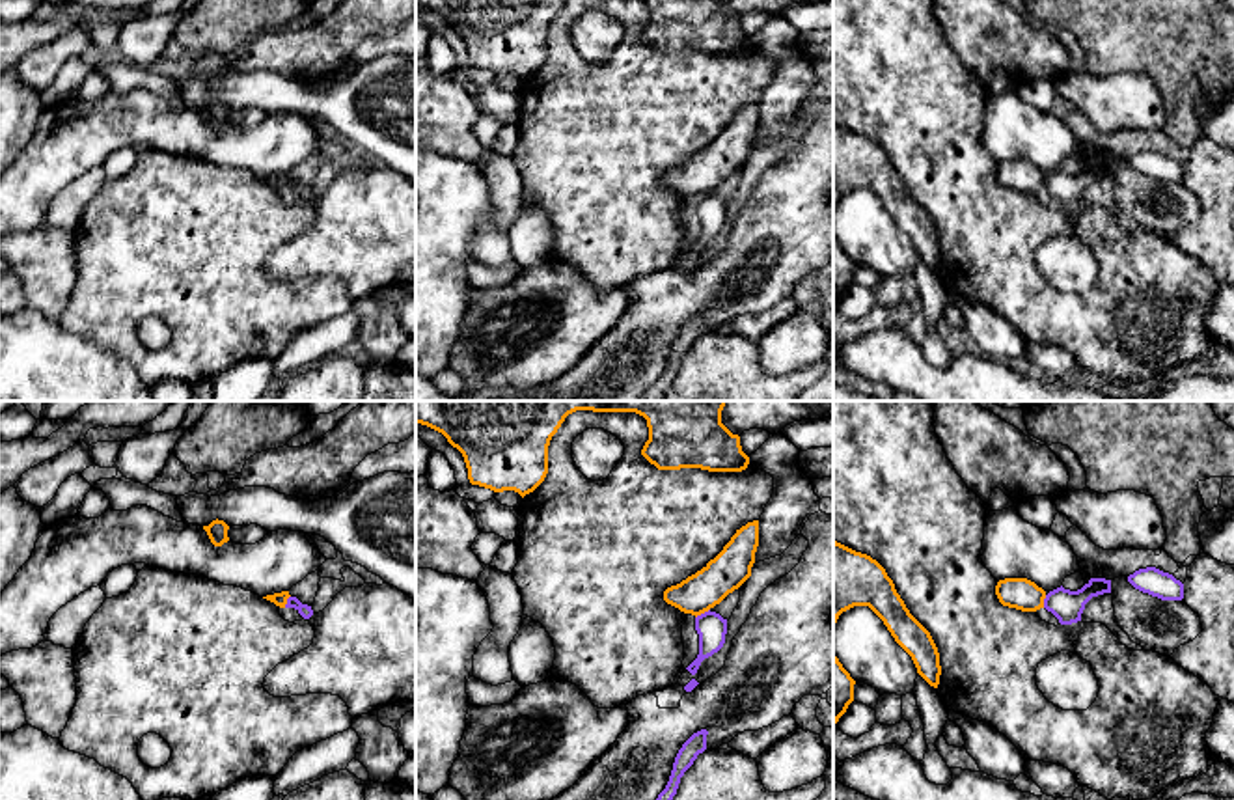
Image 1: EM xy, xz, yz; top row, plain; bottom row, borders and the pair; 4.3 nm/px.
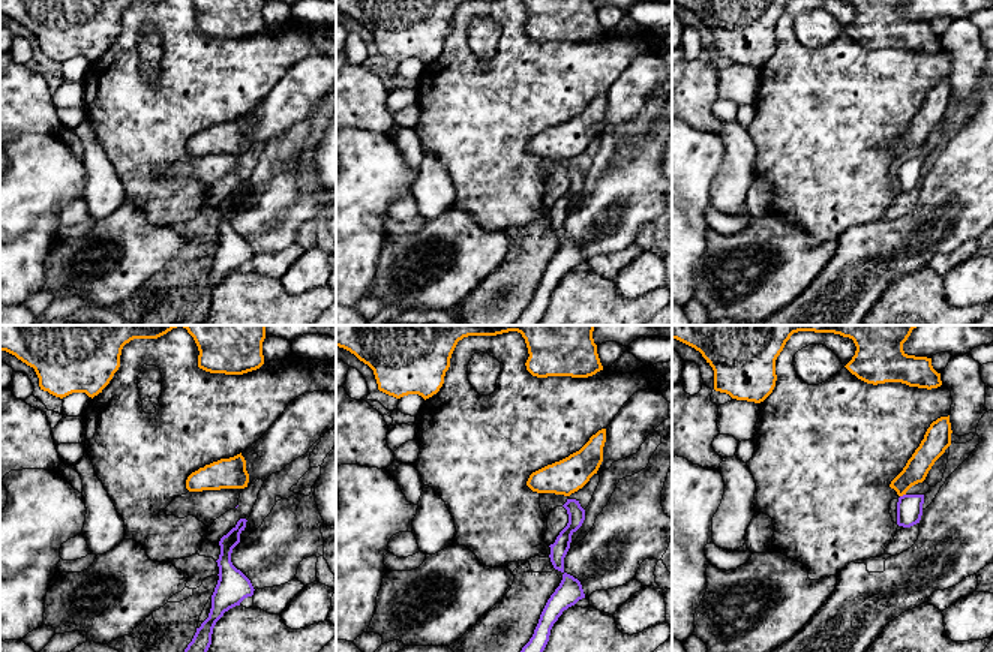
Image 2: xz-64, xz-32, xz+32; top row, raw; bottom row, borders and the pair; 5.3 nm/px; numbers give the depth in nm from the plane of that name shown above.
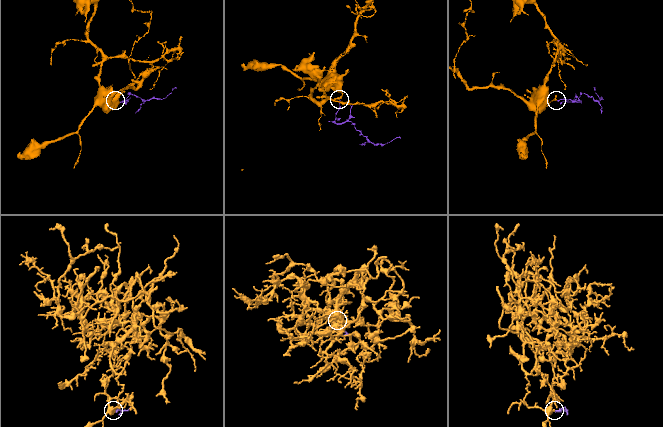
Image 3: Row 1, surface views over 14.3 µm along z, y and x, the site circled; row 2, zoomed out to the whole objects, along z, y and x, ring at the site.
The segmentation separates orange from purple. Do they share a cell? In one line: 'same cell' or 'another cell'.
another cell

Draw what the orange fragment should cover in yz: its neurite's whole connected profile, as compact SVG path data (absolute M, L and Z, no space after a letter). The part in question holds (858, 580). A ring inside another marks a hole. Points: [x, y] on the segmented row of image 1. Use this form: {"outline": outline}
{"outline": "M833 541L833 628L839 615L854 606L869 606L912 656L917 673L938 688L938 647L930 632L910 614L885 569L871 556Z"}

